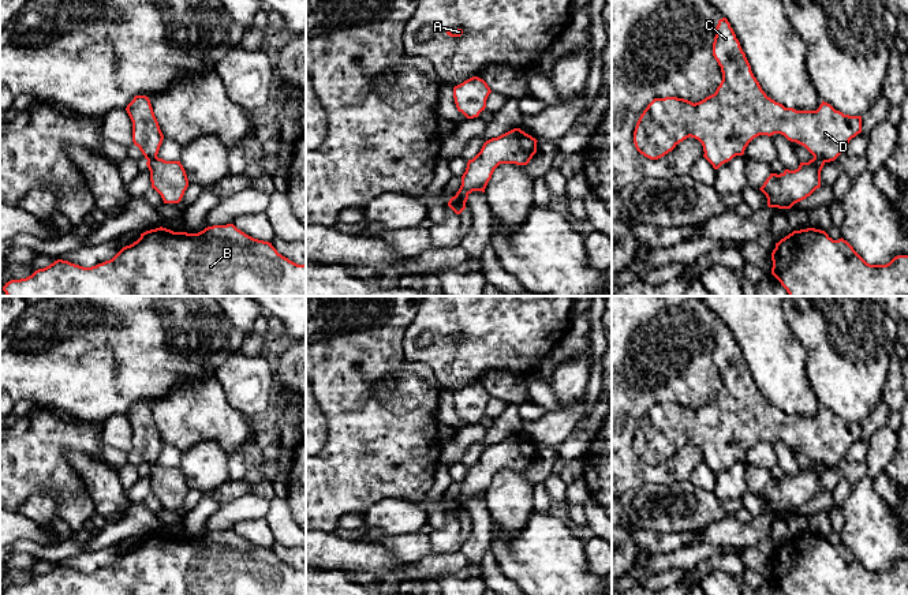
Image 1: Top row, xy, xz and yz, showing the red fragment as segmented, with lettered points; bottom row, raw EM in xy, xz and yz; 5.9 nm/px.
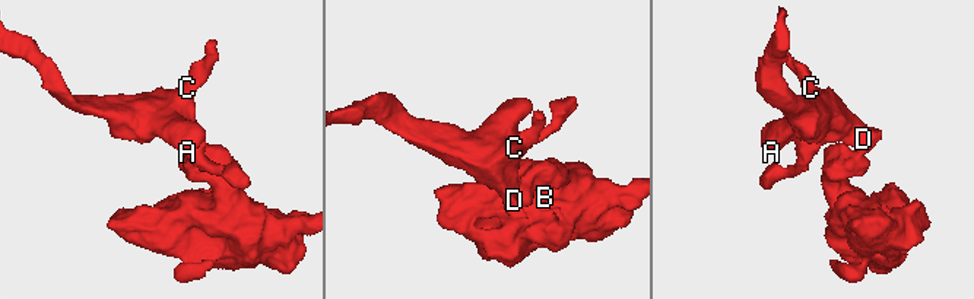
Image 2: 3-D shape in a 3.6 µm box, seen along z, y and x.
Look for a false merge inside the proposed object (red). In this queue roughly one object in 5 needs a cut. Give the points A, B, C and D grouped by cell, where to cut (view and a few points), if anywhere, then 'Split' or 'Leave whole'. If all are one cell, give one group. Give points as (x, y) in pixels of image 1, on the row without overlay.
Groups: A C D / B. Split along xz (455, 501), (464, 509). Split

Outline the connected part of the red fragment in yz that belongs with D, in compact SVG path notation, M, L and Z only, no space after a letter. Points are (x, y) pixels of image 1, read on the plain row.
M726 323L720 325L715 333L713 362L722 378L715 398L695 409L677 403L654 404L640 420L634 437L634 449L640 460L658 465L691 442L702 449L703 463L718 475L733 463L743 461L754 444L781 439L804 452L815 464L830 468L862 438L862 422L844 420L825 407L817 416L796 416L767 403Z

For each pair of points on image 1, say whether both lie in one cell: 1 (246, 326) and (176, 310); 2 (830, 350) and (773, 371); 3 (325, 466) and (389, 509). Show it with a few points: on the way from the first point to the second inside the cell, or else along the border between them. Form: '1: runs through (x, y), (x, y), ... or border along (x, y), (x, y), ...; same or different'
1: border along (221, 310), (236, 328), (249, 335); different
2: border along (791, 330), (804, 352), (804, 373), (813, 390); different
3: border along (411, 501), (378, 500), (365, 512); different

